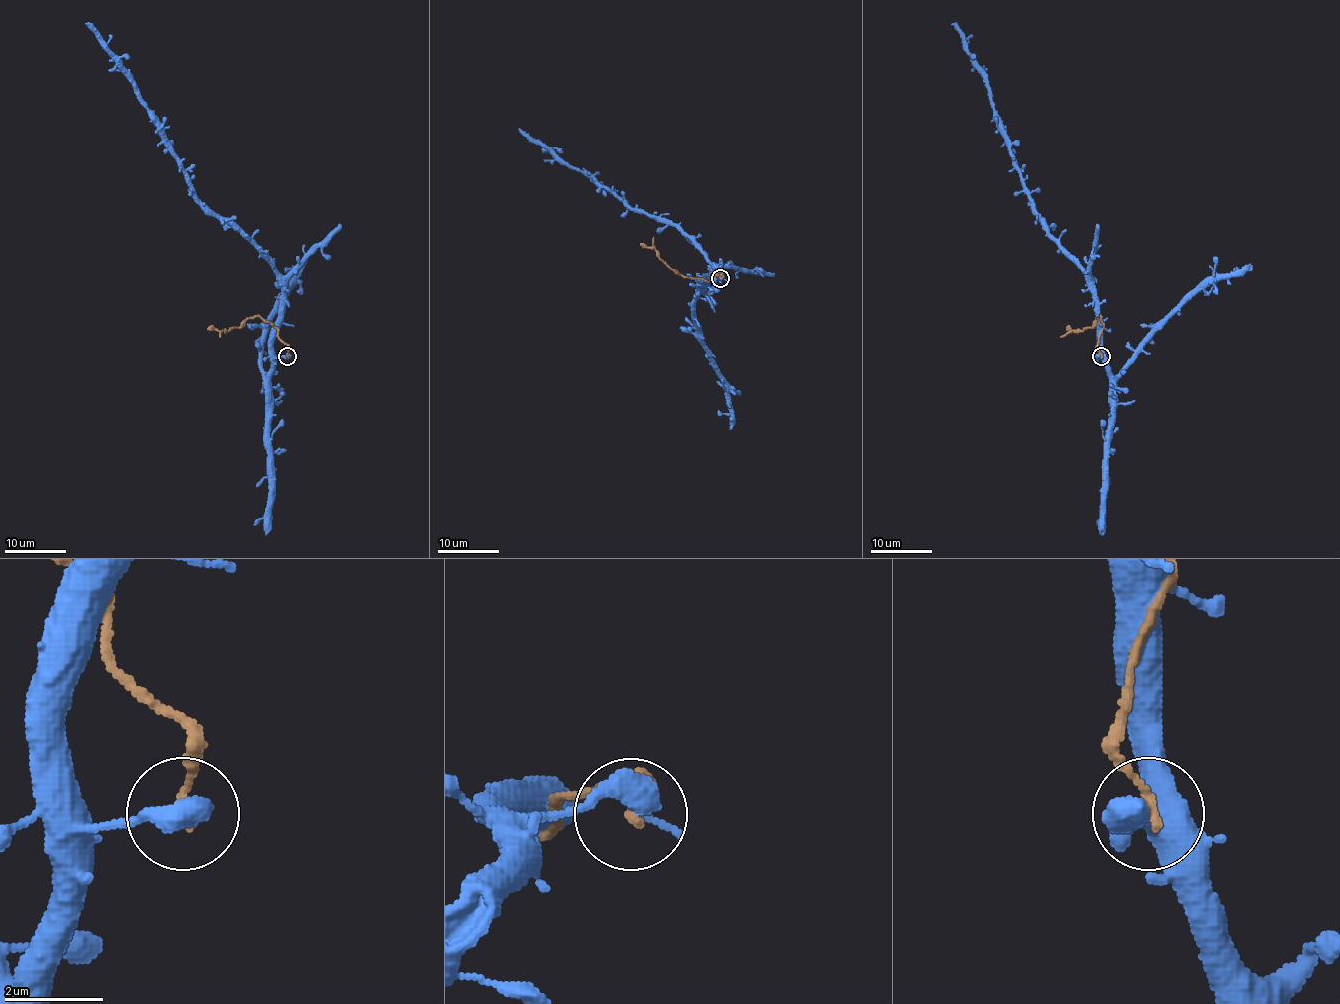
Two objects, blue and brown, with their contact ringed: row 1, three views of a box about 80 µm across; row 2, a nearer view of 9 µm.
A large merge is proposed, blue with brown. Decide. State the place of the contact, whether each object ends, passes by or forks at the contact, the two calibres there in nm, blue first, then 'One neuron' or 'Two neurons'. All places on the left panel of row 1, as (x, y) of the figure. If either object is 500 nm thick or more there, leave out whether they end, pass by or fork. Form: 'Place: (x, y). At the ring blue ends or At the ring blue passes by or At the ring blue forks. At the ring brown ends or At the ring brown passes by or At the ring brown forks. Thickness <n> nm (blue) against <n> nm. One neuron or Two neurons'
Place: (287, 356). Thickness 600 nm (blue) against 190 nm. Two neurons

